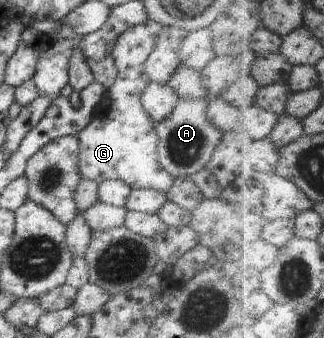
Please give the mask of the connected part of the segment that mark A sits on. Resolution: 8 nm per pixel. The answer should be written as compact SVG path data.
M178 98L173 112L159 124L154 124L159 139L158 160L174 179L191 177L212 161L223 133L207 118L207 102Z

